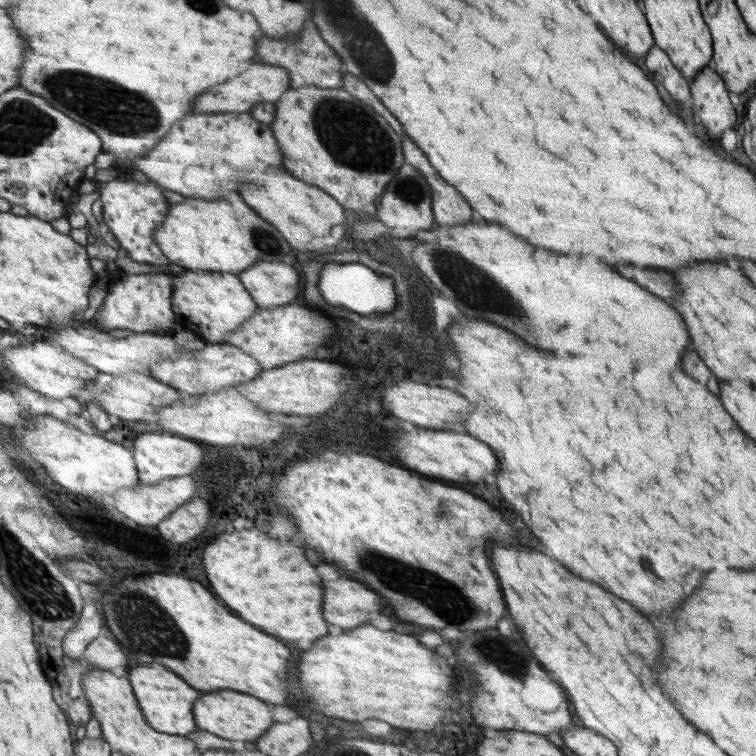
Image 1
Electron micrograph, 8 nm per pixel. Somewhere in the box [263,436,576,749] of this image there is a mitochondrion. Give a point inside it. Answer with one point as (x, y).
(449, 602)

